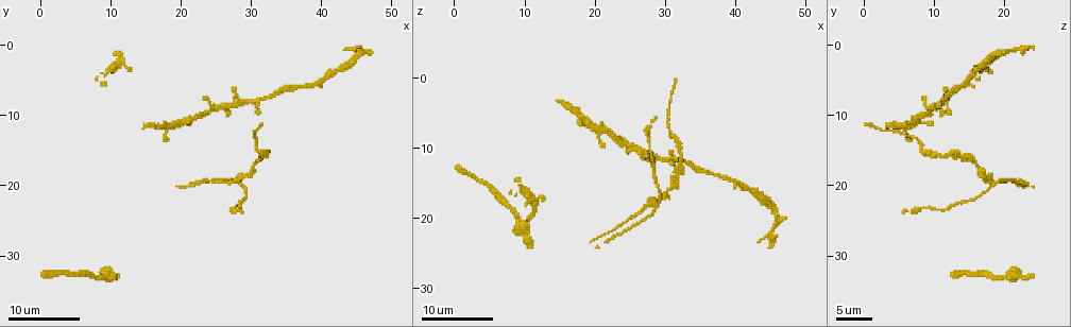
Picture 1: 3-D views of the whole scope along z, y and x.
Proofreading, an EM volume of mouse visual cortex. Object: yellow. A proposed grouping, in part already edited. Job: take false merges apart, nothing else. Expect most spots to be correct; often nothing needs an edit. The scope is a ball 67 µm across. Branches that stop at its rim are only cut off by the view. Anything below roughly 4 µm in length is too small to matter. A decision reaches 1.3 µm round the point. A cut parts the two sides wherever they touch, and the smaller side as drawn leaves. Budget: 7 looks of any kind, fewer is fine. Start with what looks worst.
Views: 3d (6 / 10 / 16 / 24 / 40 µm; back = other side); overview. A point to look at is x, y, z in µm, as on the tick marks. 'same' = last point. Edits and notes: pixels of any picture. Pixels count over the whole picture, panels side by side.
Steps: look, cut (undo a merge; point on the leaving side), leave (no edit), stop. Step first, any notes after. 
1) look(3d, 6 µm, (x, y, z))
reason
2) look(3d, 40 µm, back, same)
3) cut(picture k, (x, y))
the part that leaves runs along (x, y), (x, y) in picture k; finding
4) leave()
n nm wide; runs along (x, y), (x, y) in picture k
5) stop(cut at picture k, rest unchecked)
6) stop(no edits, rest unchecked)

look(3d, 24 µm, (23.0, 20.0, 21.5))
four or more arms meet

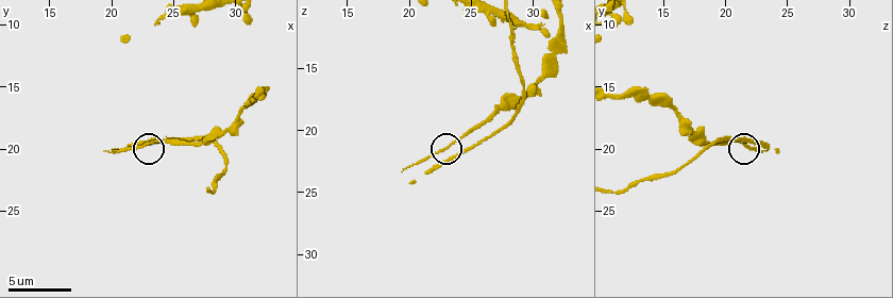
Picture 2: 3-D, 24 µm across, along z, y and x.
look(3d, 6 µm, (22.8, 19.8, 21.6))

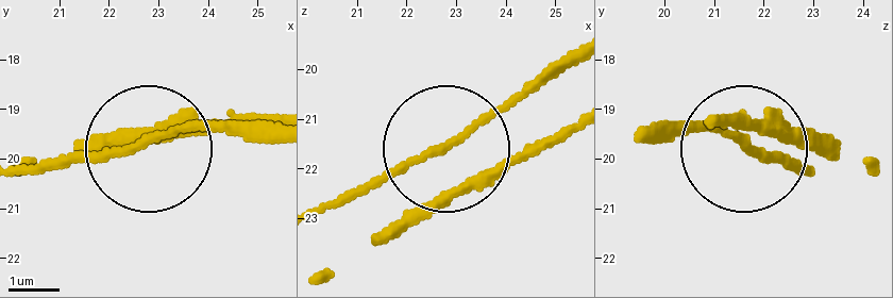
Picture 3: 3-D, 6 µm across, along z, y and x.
leave()
4 arms; runs along (639, 137), (698, 126), (771, 137), (745, 126) in picture 3; all the same cell

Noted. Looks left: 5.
look(3d, 24 µm, (31.0, 13.0, 7.5))

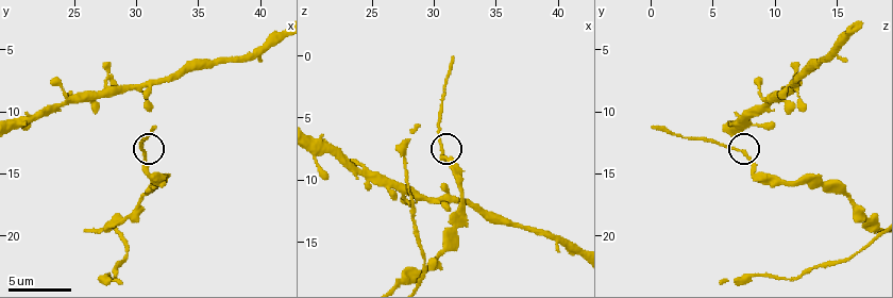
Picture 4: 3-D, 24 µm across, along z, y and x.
look(3d, 10 µm, (30.6, 13.4, 7.4))
zoom in

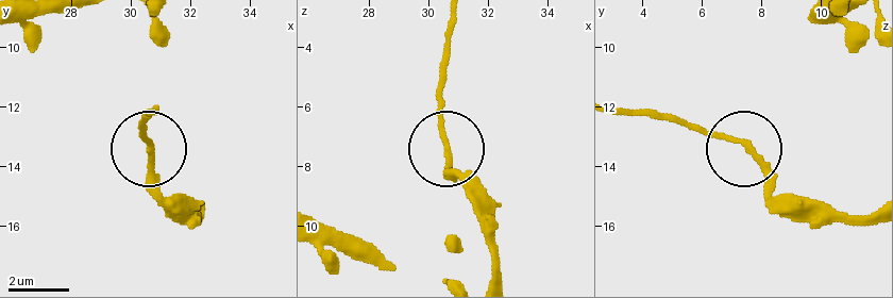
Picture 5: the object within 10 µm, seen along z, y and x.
look(3d, 6 µm, (30.6, 13.3, 7.5))
closer look

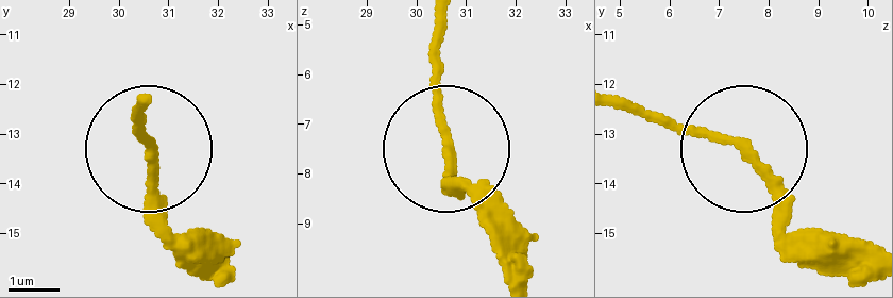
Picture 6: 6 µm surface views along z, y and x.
leave()
180 nm wide; runs along (873, 270), (797, 245), (746, 147), (619, 109) in picture 6; all the same cell

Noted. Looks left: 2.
look(3d, 6 µm, (30.8, 7.8, 11.6))
four-way junction

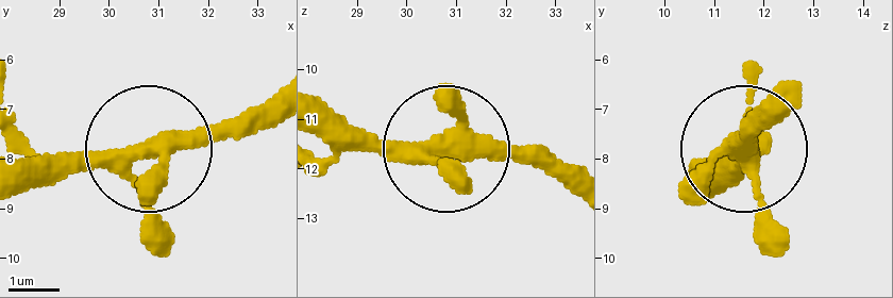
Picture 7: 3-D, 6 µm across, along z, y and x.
look(3d, 6 µm, back, (30.95, 7.75, 11.55))
from behind

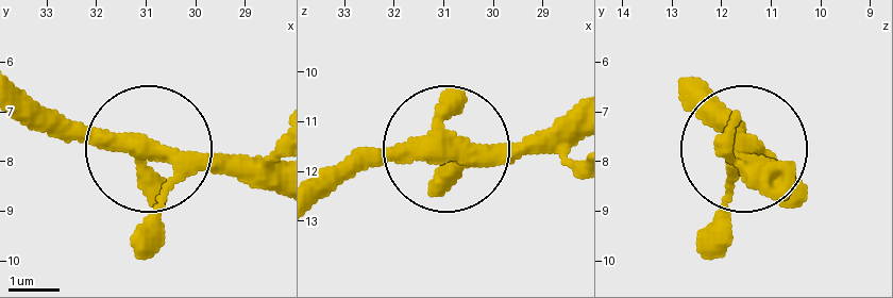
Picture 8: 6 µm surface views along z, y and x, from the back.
leave()
one cell here

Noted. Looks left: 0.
stop(no edits, rest unchecked)

